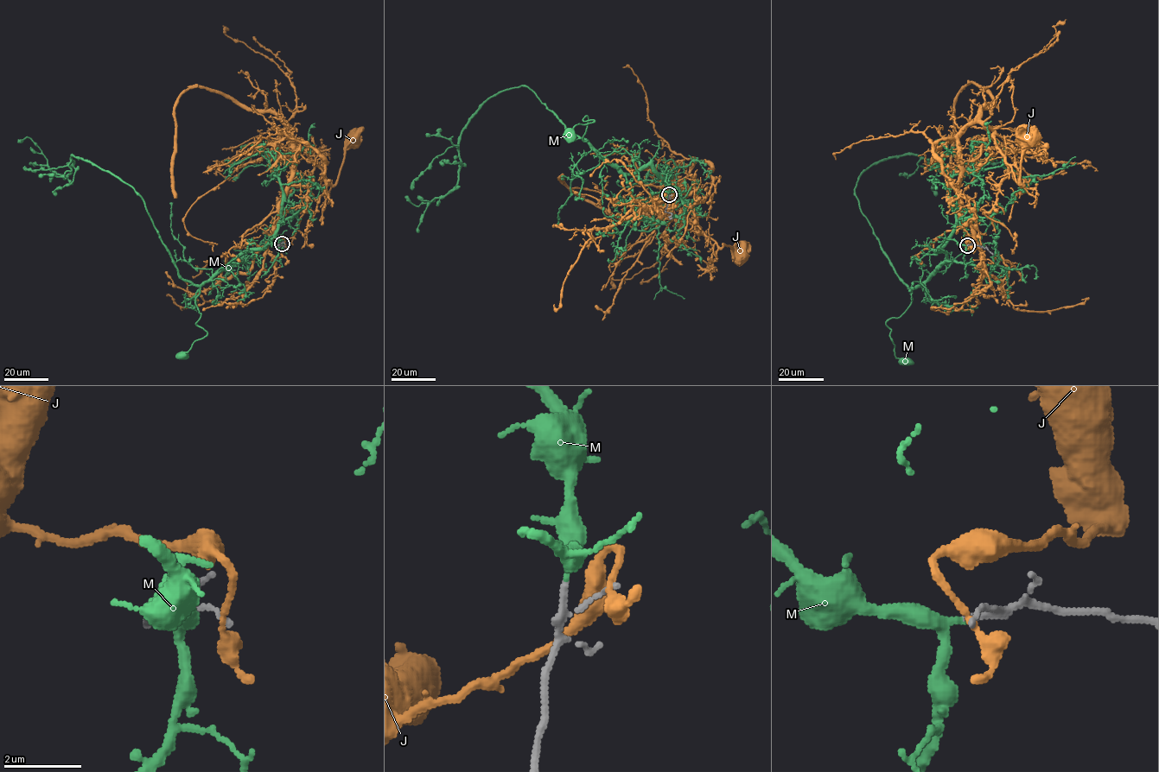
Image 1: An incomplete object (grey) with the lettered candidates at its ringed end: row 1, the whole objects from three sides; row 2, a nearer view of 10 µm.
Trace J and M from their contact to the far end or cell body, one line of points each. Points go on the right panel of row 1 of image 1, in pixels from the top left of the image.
J: (967, 245), (975, 228), (959, 212), (959, 135), (976, 123), (990, 128), (1022, 185), (1021, 161), (1034, 138)
M: (967, 245), (945, 239), (937, 250), (945, 259), (911, 291), (907, 308), (886, 322), (894, 355), (906, 360)

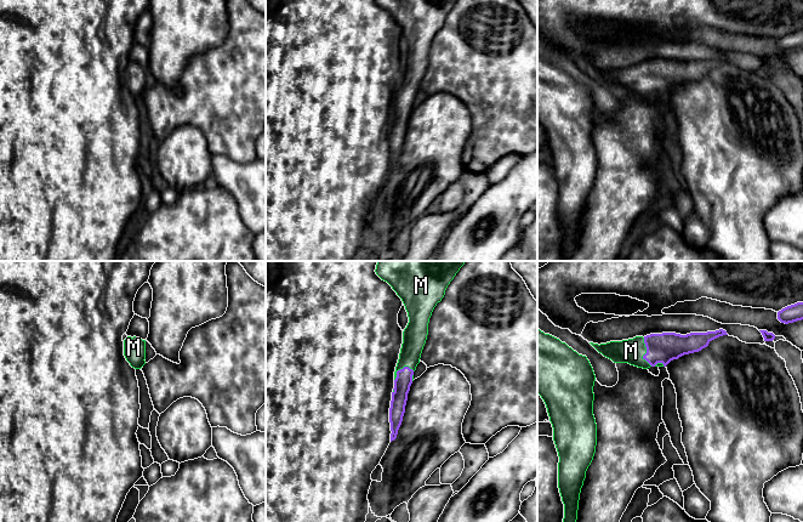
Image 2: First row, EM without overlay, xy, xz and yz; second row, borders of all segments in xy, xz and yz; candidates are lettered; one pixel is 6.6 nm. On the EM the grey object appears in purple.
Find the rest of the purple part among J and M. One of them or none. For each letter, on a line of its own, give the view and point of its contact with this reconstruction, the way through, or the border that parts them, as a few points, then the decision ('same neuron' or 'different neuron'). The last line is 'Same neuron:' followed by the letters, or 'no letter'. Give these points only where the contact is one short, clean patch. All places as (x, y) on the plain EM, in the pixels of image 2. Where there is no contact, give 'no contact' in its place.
J: no contact; different neuron
M: contact yz (647, 80); way yz (664, 75), (647, 80), (631, 79); same neuron
Same neuron: M

